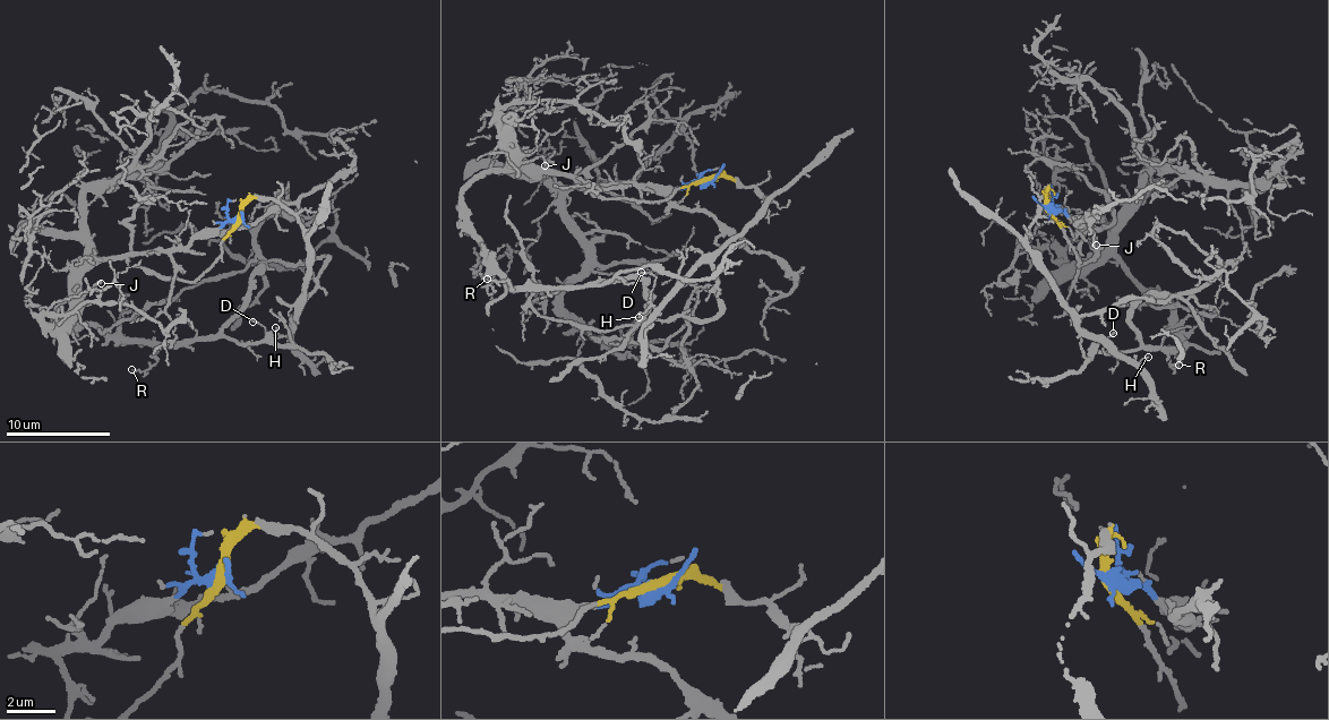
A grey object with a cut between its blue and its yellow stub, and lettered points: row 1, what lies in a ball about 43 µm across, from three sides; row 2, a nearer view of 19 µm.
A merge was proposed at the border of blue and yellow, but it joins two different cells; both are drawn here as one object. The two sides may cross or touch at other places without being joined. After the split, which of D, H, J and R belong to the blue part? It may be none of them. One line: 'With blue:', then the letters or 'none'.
With blue: J, R

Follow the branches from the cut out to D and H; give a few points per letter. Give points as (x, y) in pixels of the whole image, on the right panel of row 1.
D: (1047, 208), (1048, 190), (1028, 238), (1039, 270), (1073, 322), (1128, 358), (1103, 351), (1114, 333)
H: (1047, 208), (1044, 195), (1048, 190), (1040, 197), (1028, 238), (1039, 270), (1073, 322), (1129, 362), (1149, 357)

